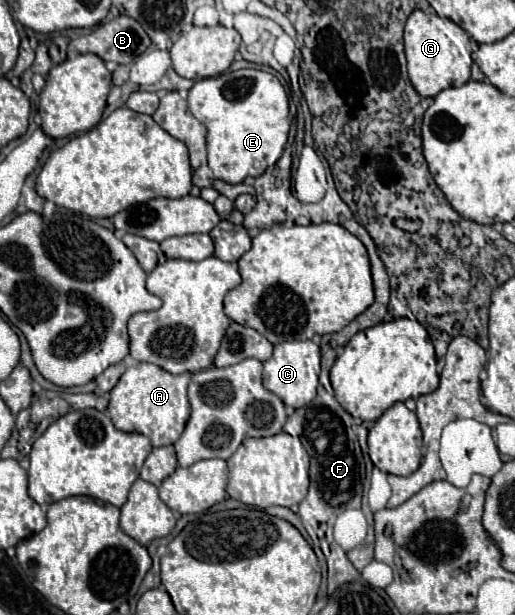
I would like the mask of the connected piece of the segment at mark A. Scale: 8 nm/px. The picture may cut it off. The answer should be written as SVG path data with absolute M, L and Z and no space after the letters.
M138 363L124 371L118 385L110 391L110 419L112 423L126 433L142 433L150 437L152 447L174 445L184 431L184 425L190 417L190 403L186 389L190 383L190 373L172 375L162 371L152 363Z

